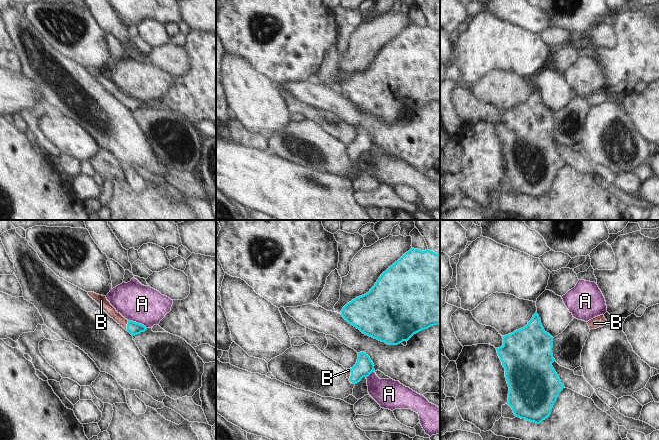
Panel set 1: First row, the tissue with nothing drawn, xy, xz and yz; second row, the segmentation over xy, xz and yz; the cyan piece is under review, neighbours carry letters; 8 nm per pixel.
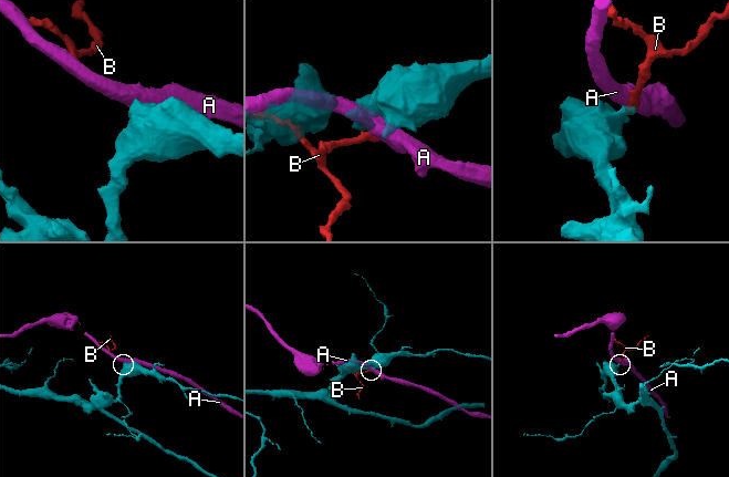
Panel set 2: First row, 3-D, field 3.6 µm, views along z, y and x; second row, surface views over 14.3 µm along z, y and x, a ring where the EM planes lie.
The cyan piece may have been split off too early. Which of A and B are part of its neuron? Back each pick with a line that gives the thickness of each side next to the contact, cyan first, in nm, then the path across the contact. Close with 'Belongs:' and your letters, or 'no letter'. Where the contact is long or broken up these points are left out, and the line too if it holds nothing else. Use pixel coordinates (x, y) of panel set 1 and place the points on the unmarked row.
B: 100/80 nm | across xy (133, 104), (127, 102), (105, 80)
Belongs: B

